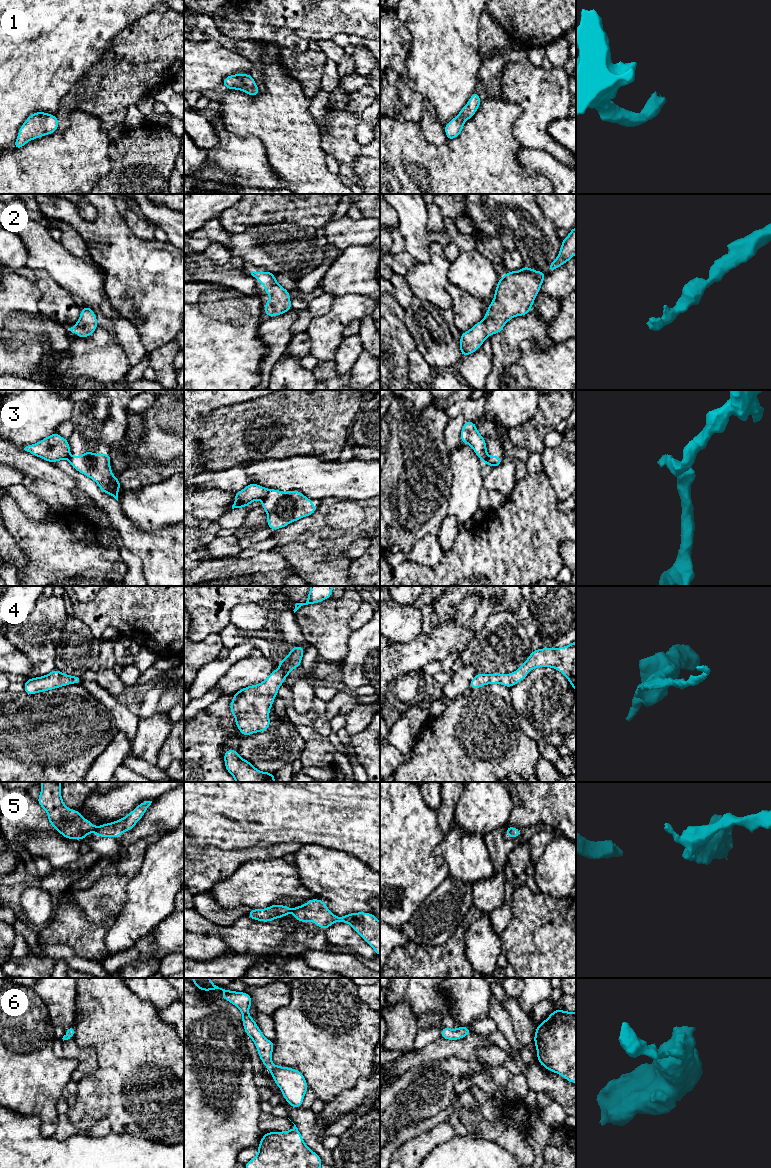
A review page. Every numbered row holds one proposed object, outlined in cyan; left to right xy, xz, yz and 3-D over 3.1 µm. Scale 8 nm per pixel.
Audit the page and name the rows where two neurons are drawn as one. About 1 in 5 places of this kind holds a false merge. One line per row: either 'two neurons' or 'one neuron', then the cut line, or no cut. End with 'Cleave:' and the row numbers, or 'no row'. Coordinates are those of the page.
1: one neuron; no cut
2: one neuron; no cut
3: two neurons; cut in xz along (268, 490), (262, 499)
4: one neuron; no cut
5: two neurons; cut in xy along (97, 827), (95, 830)
6: one neuron; no cut
Cleave: 3, 5

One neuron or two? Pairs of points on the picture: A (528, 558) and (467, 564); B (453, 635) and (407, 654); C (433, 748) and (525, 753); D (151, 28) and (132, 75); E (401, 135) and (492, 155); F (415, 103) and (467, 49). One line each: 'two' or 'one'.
A: one
B: one
C: one
D: one
E: one
F: two

